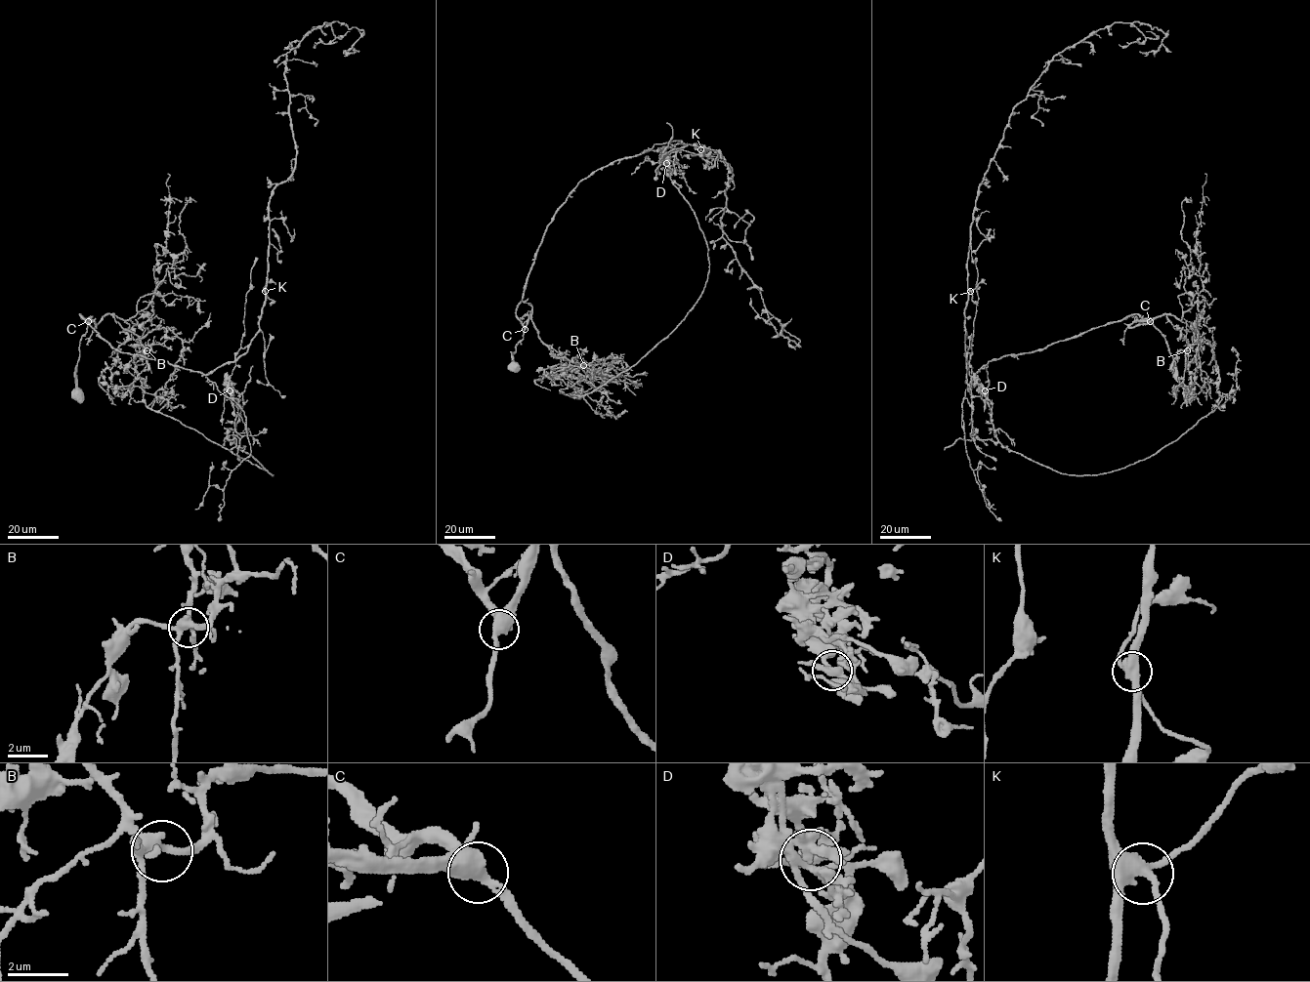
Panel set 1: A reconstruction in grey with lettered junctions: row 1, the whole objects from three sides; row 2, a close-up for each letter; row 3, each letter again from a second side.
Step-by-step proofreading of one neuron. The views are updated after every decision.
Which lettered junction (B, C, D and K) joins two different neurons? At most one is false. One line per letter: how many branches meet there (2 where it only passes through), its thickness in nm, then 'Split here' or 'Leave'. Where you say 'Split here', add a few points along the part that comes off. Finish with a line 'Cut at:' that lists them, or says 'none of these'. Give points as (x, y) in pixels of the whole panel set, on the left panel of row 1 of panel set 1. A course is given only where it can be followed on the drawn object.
B: Branches: 4. Thickness 340 nm. Leave
C: Branches: 4. Thickness 440 nm. Leave
D: Branches: 5. Thickness 320 nm. Split here. Course of the part to remove: (230, 390), (238, 417), (233, 442), (274, 475), (147, 405), (145, 383), (134, 358), (142, 346), (155, 341)
K: Branches: 4. Thickness 360 nm. Leave
Cut at: D

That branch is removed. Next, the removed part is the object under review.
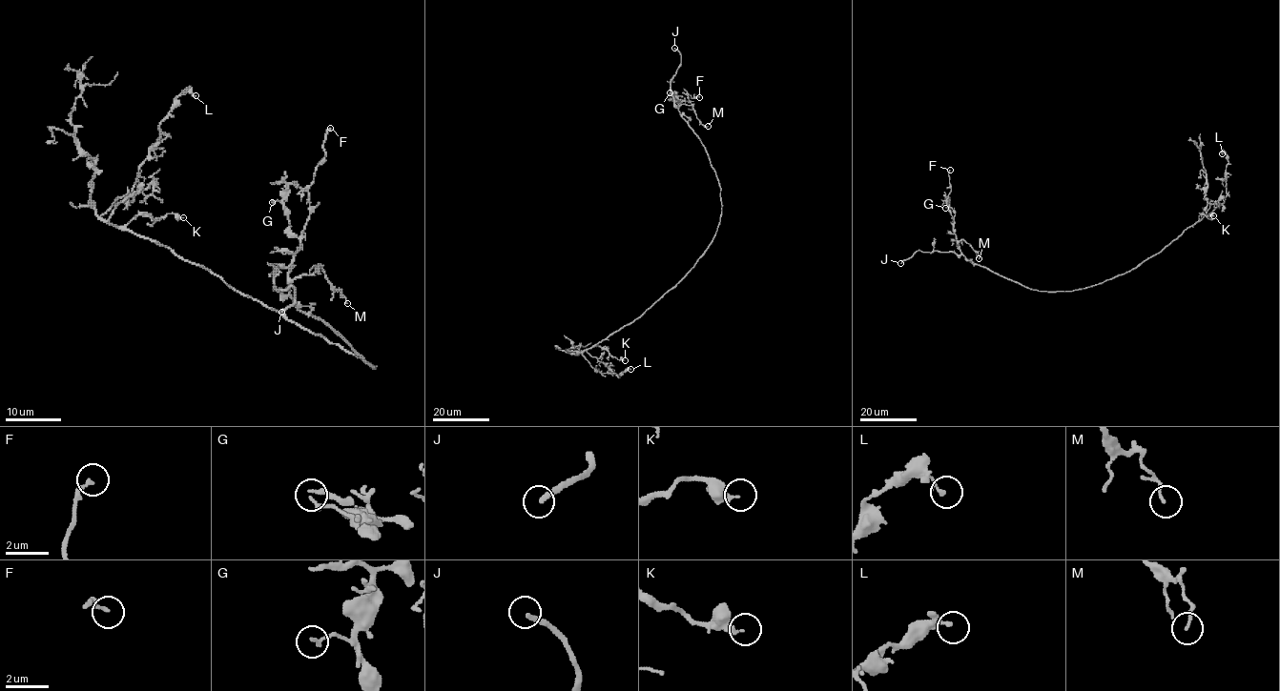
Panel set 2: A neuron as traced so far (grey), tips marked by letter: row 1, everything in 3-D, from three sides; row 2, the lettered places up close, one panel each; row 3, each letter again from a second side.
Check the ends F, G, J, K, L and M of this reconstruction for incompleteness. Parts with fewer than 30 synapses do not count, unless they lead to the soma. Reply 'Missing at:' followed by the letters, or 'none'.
Missing at: J

